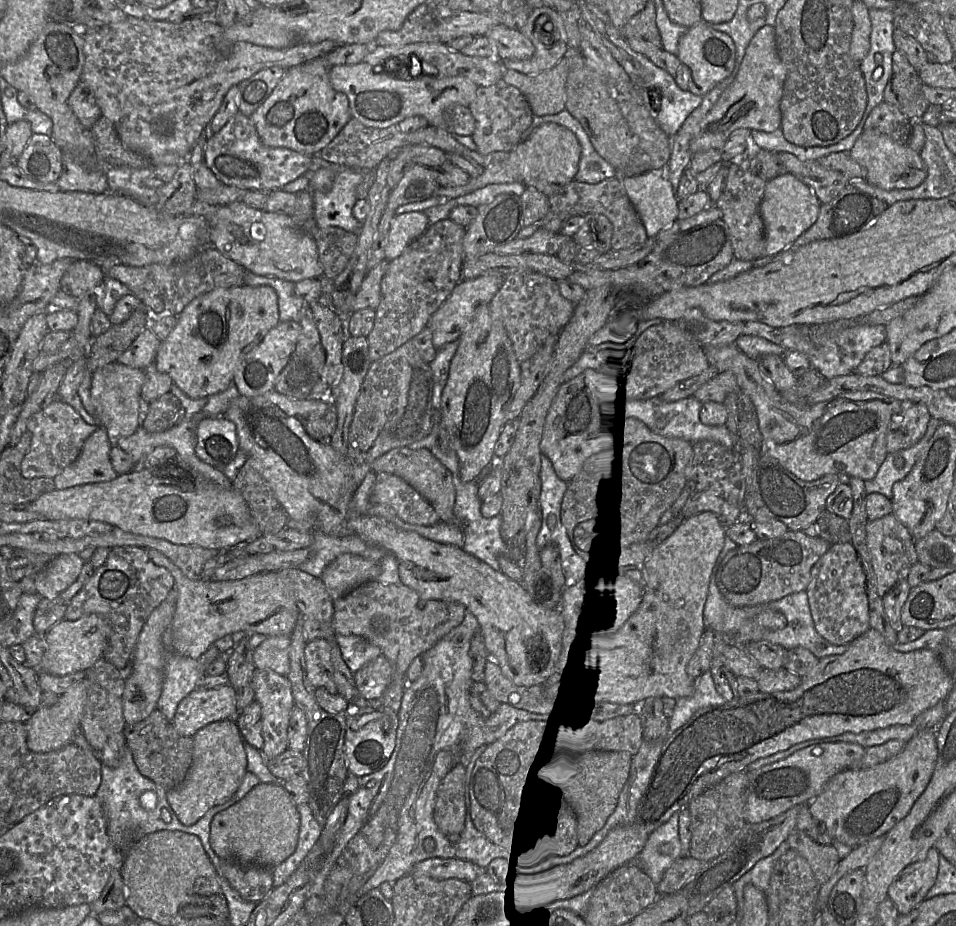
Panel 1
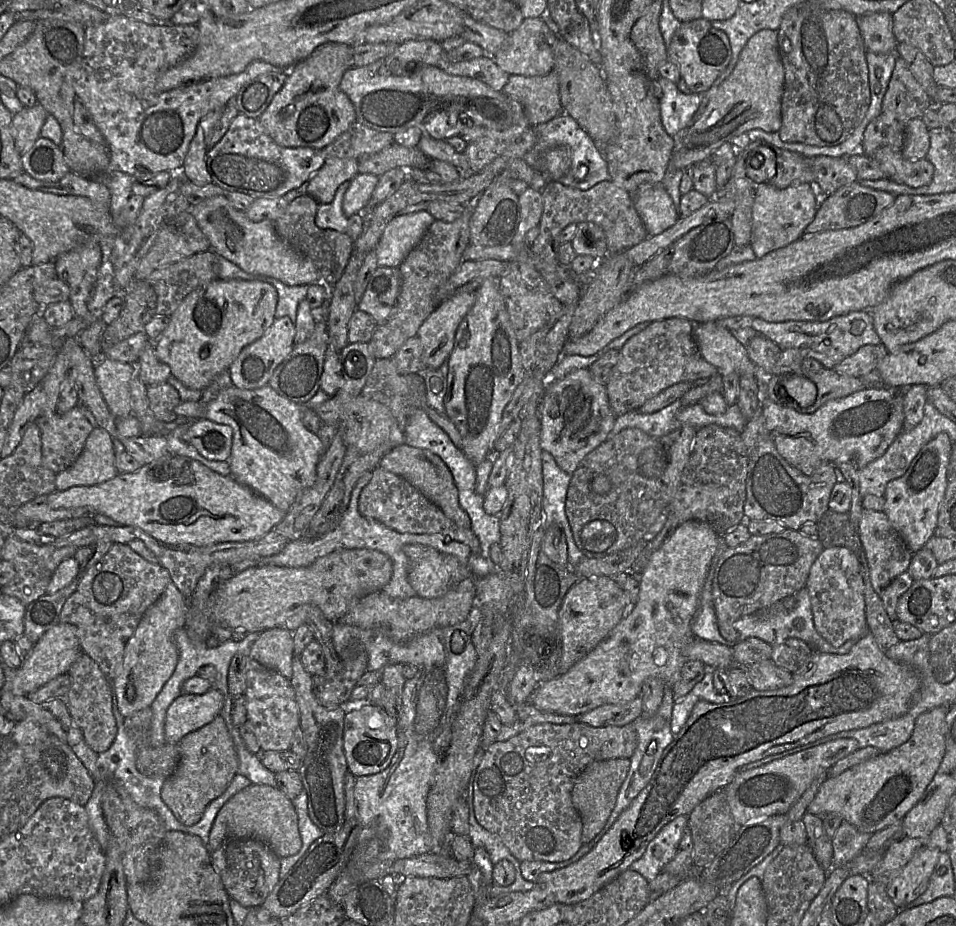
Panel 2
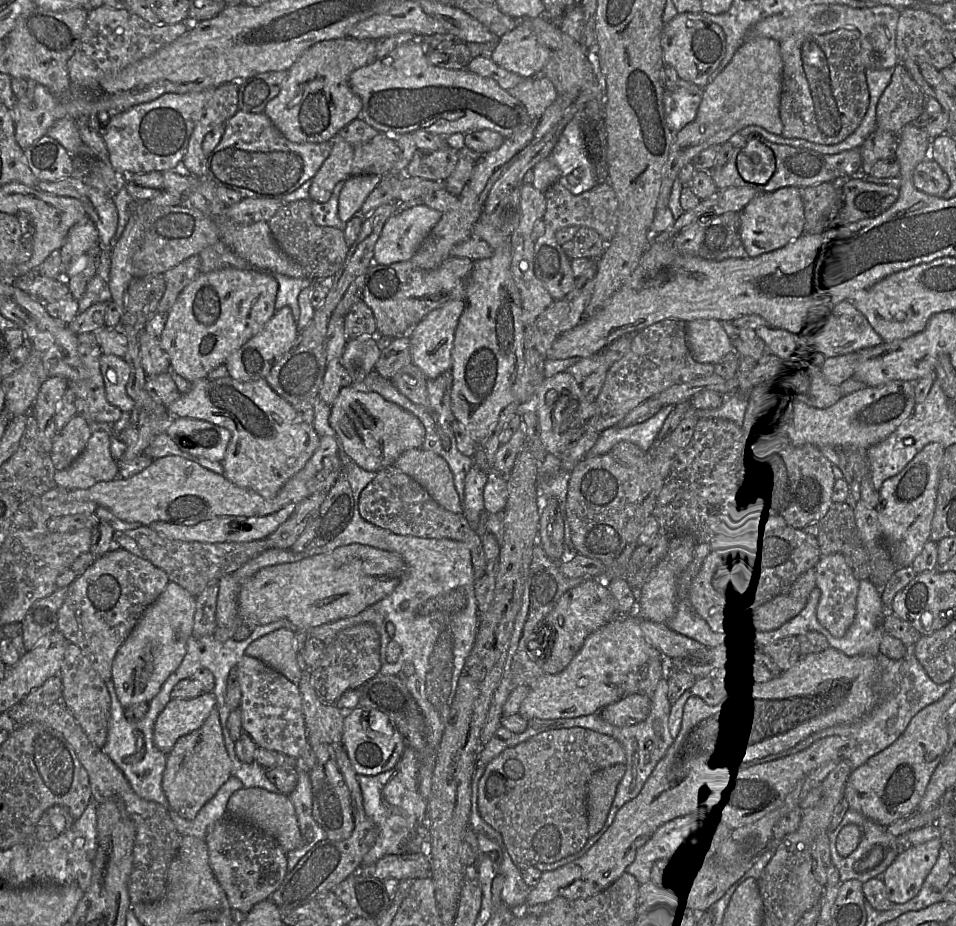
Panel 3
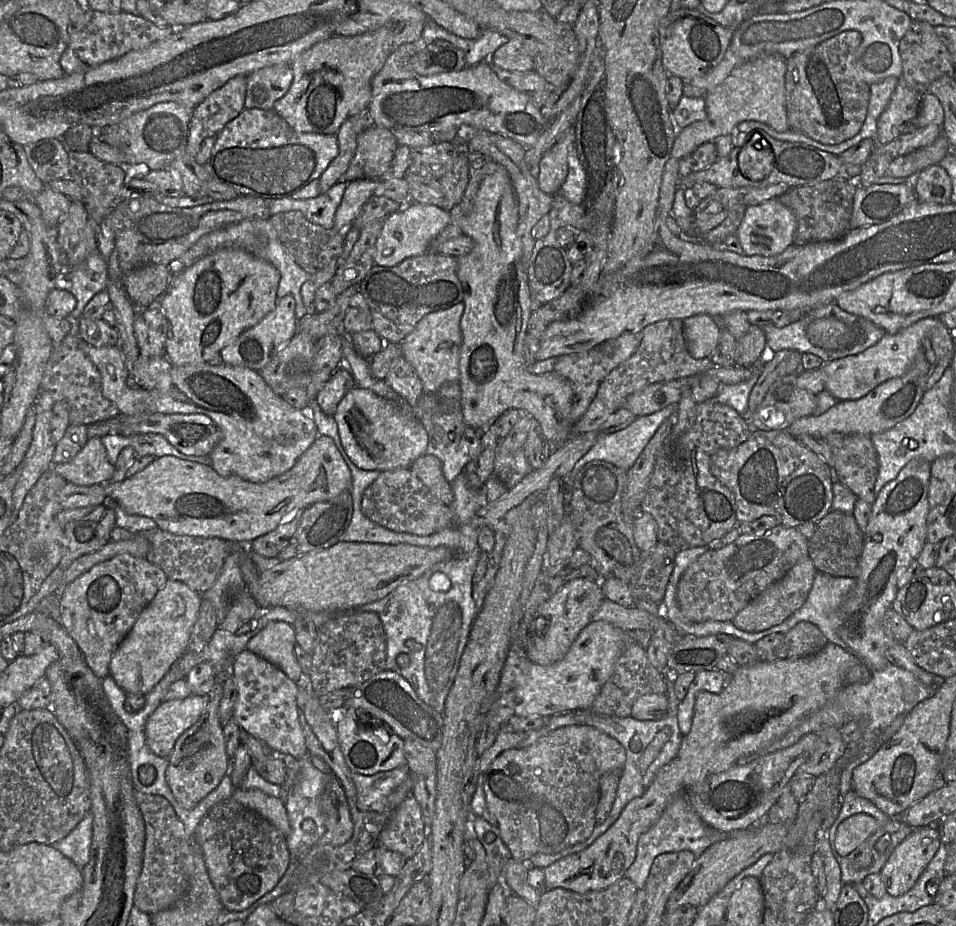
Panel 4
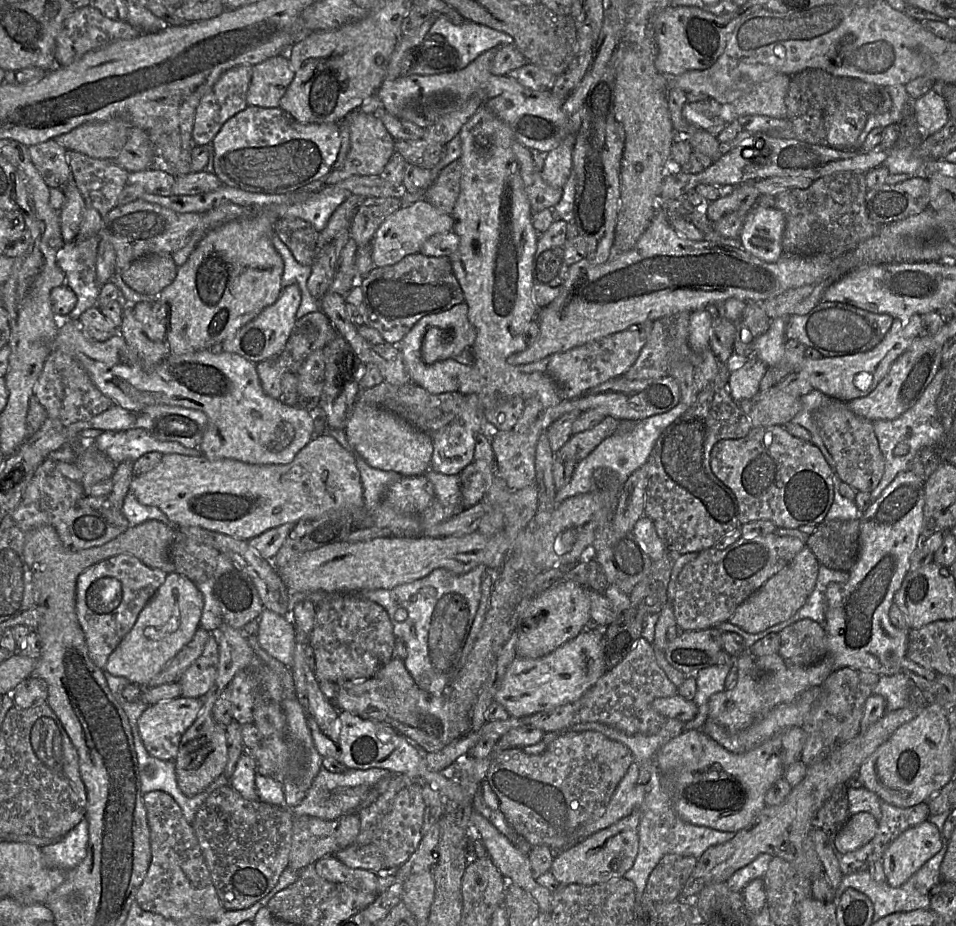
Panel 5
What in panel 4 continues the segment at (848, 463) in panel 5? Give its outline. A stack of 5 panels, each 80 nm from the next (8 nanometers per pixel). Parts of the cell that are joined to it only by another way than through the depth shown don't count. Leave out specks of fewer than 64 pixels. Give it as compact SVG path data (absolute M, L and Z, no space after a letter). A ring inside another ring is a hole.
M832 433L824 439L832 450L839 482L858 499L872 506L877 497L874 487L879 464L871 438L858 434Z

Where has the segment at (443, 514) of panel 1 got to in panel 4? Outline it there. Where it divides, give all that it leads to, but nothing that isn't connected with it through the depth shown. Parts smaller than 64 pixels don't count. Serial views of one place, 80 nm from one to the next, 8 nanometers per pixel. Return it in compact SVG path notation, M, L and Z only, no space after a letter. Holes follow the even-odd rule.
M426 453L417 458L409 469L444 505L452 503L450 483L444 477L441 461L436 456Z

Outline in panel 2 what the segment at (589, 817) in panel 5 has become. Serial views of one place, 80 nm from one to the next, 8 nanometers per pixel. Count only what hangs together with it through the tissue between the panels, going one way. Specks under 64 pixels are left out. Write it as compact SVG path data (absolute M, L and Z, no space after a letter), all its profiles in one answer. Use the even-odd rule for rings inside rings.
M577 722L561 725L536 724L508 740L497 741L484 751L473 778L473 809L476 820L484 829L498 835L519 862L556 863L569 860L583 845L582 820L571 799L576 777L594 761L630 758L637 742L633 723L593 727Z

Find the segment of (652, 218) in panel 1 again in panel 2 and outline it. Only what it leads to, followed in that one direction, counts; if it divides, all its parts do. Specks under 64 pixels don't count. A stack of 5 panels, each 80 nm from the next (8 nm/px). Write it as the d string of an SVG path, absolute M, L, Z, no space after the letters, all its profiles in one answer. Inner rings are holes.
M662 183L642 184L631 194L631 198L648 236L662 233L671 227L679 217L672 199Z

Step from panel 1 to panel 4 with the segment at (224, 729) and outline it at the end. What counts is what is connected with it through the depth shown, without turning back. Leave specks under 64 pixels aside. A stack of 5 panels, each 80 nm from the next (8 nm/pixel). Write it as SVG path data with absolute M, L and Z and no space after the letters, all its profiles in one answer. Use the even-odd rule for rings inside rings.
M221 677L208 695L208 704L199 720L176 741L168 757L166 781L177 802L185 809L193 809L229 775L231 760L226 753L223 725L219 719L219 703L223 694Z

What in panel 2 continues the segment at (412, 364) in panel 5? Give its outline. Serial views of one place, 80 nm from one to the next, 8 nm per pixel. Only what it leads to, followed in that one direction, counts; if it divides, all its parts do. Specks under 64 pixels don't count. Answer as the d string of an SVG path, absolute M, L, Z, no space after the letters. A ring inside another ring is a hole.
M477 290L458 292L440 304L420 326L417 335L423 346L423 363L427 369L437 369L446 362L454 348L457 329L476 300Z

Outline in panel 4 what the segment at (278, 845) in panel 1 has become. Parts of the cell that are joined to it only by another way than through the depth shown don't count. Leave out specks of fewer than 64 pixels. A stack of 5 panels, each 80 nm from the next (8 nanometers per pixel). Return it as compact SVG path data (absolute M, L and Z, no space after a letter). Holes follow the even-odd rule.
M236 788L232 798L268 820L285 836L291 832L291 826L285 801L279 797L269 796L259 789Z

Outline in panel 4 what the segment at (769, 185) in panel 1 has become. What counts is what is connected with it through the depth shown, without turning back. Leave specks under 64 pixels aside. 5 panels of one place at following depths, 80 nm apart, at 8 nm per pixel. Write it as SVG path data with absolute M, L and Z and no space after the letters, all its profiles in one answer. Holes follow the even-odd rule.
M779 198L747 206L736 236L746 256L775 256L793 244L797 220Z

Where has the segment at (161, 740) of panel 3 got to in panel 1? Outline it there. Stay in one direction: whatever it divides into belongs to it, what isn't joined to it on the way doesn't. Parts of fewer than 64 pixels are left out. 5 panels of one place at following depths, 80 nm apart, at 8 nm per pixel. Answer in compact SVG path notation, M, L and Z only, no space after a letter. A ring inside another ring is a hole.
M228 683L213 689L197 687L180 701L172 724L180 735L193 737L197 731L207 724L236 717L238 713L236 698L236 690Z

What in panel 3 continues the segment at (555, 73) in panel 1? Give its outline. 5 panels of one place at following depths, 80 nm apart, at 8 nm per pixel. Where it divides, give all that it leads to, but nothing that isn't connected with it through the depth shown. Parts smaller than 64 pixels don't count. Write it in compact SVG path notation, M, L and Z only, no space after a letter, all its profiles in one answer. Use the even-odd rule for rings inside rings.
M542 75L525 78L508 92L522 103L532 121L540 117L558 97L552 82Z

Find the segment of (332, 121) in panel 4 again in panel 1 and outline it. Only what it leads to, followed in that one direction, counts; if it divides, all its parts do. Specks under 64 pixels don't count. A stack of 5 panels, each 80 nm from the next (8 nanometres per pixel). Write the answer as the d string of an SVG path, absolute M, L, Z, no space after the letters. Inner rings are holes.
M321 57L287 70L269 98L249 117L264 145L288 148L304 155L317 156L353 118L347 95L336 91L330 83L330 67L325 57Z

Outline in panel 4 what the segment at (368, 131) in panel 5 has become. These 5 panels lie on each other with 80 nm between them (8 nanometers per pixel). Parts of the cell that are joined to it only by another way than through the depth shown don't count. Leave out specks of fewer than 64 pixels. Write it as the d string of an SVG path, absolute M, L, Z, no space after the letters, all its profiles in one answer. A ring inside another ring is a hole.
M373 125L357 137L357 147L347 171L338 179L346 184L359 179L381 179L399 147L393 132Z

